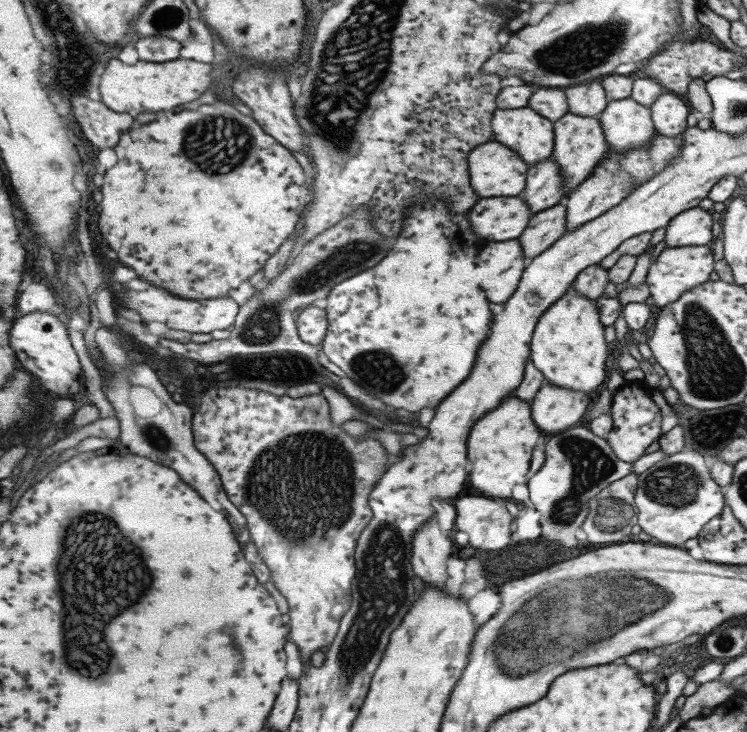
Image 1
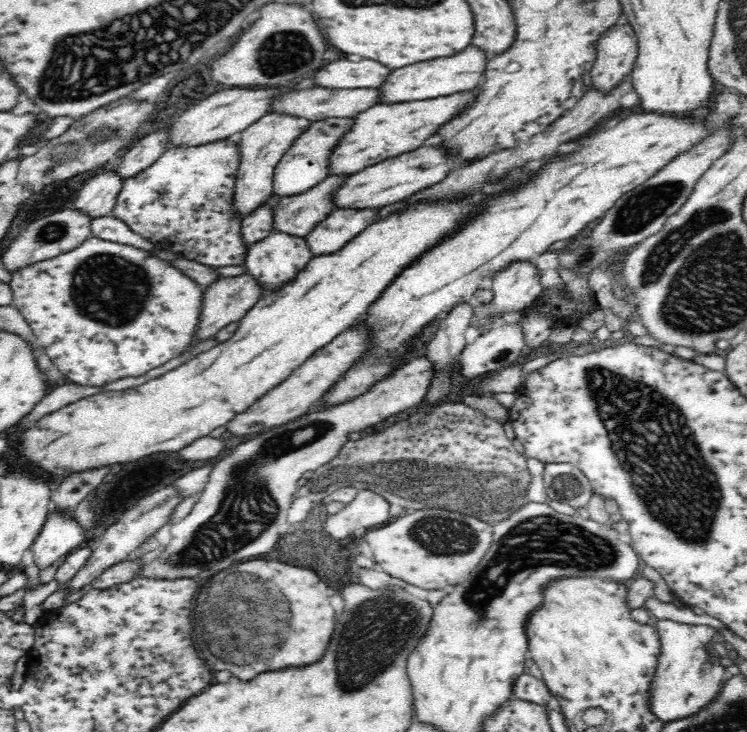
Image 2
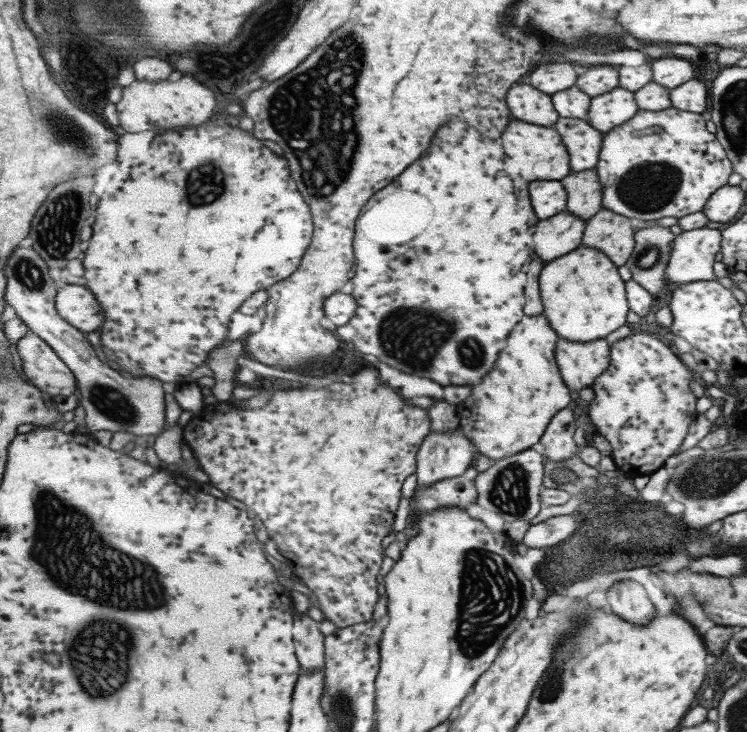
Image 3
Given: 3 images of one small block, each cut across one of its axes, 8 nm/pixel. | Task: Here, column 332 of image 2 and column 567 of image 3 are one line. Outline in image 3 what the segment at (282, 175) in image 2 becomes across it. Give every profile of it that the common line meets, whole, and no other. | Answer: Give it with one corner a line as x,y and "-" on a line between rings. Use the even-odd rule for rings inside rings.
560,117
554,127
561,133
571,155
572,172
595,169
598,165
605,134
588,119

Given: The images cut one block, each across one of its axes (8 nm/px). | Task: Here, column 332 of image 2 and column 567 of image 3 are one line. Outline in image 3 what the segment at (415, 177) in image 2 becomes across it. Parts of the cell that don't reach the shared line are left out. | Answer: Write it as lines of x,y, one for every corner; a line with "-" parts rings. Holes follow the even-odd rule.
531,181
532,205
540,220
555,217
568,208
568,190
562,181

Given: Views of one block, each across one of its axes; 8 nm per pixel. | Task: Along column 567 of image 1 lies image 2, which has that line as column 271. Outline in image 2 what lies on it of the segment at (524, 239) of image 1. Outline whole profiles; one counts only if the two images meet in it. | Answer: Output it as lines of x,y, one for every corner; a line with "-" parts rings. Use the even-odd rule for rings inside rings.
346,175
327,176
320,184
302,194
279,197
274,206
270,206
271,232
291,237
306,236
333,211
328,195
344,178

